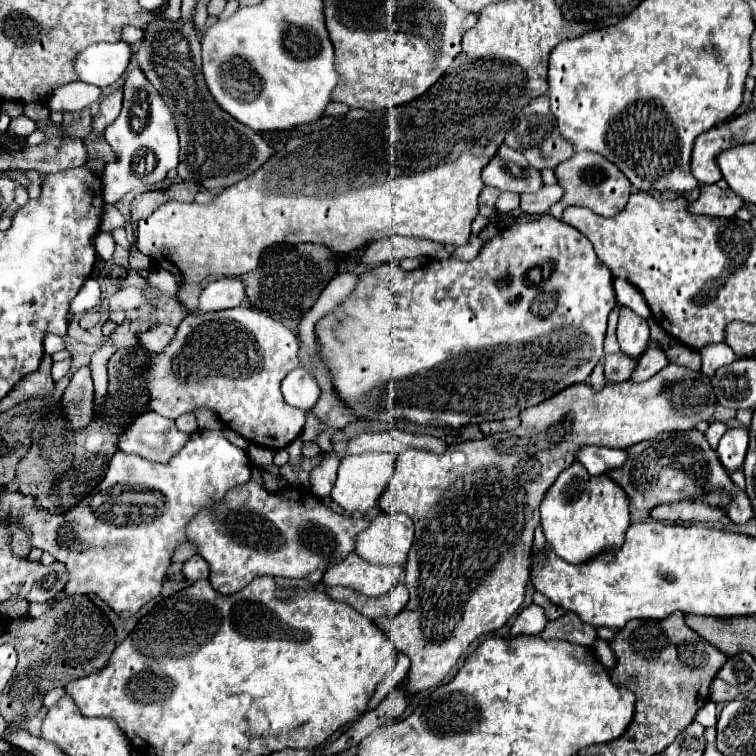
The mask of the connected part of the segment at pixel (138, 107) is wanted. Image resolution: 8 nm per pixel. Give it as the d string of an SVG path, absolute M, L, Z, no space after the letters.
M138 67L126 73L122 113L106 127L104 137L116 153L116 161L108 163L102 173L104 201L110 205L118 203L132 189L162 181L166 173L178 165L178 129L174 115L166 107L162 95Z

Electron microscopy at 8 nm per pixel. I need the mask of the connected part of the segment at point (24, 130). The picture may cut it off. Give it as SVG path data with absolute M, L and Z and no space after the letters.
M20 115L20 117L12 119L12 129L8 133L16 135L16 137L28 137L32 131L36 131L36 123L32 119Z

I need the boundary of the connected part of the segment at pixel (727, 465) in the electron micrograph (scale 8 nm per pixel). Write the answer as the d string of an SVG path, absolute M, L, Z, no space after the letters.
M732 427L722 435L716 453L726 471L734 471L742 467L746 447L748 447L748 429Z

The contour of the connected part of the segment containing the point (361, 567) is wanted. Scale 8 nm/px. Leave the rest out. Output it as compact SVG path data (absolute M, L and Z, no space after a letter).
M350 553L344 561L324 573L322 583L350 587L366 597L380 597L398 583L400 573L402 569L398 565L374 565L356 553Z

